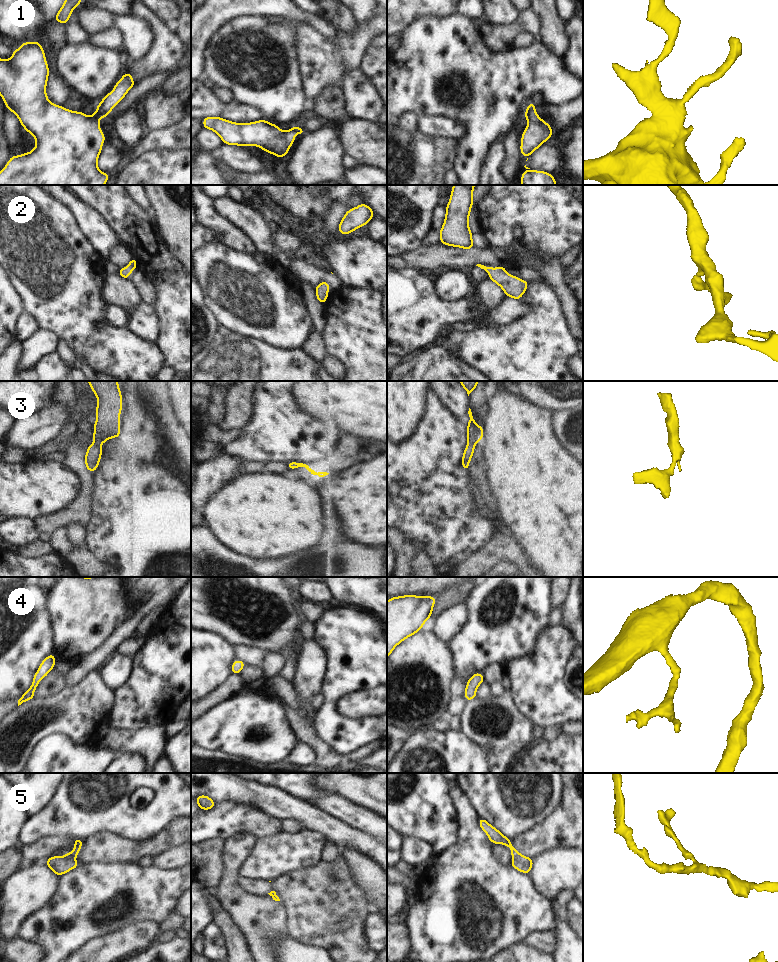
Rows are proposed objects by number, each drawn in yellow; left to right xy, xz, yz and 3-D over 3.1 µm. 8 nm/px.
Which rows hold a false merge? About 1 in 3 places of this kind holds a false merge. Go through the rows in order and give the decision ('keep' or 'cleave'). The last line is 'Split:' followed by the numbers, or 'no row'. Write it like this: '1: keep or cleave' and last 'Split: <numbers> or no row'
1: keep
2: keep
3: keep
4: keep
5: keep
Split: no row

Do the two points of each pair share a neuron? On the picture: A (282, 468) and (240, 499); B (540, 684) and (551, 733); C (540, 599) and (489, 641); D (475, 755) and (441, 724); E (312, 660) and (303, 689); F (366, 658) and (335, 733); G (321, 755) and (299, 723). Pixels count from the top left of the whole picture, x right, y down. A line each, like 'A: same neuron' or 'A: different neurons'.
A: different neurons
B: different neurons
C: same neuron
D: different neurons
E: same neuron
F: same neuron
G: same neuron

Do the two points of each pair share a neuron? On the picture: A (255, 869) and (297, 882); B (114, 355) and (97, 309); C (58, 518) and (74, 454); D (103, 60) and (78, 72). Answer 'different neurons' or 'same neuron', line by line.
A: different neurons
B: same neuron
C: same neuron
D: same neuron

